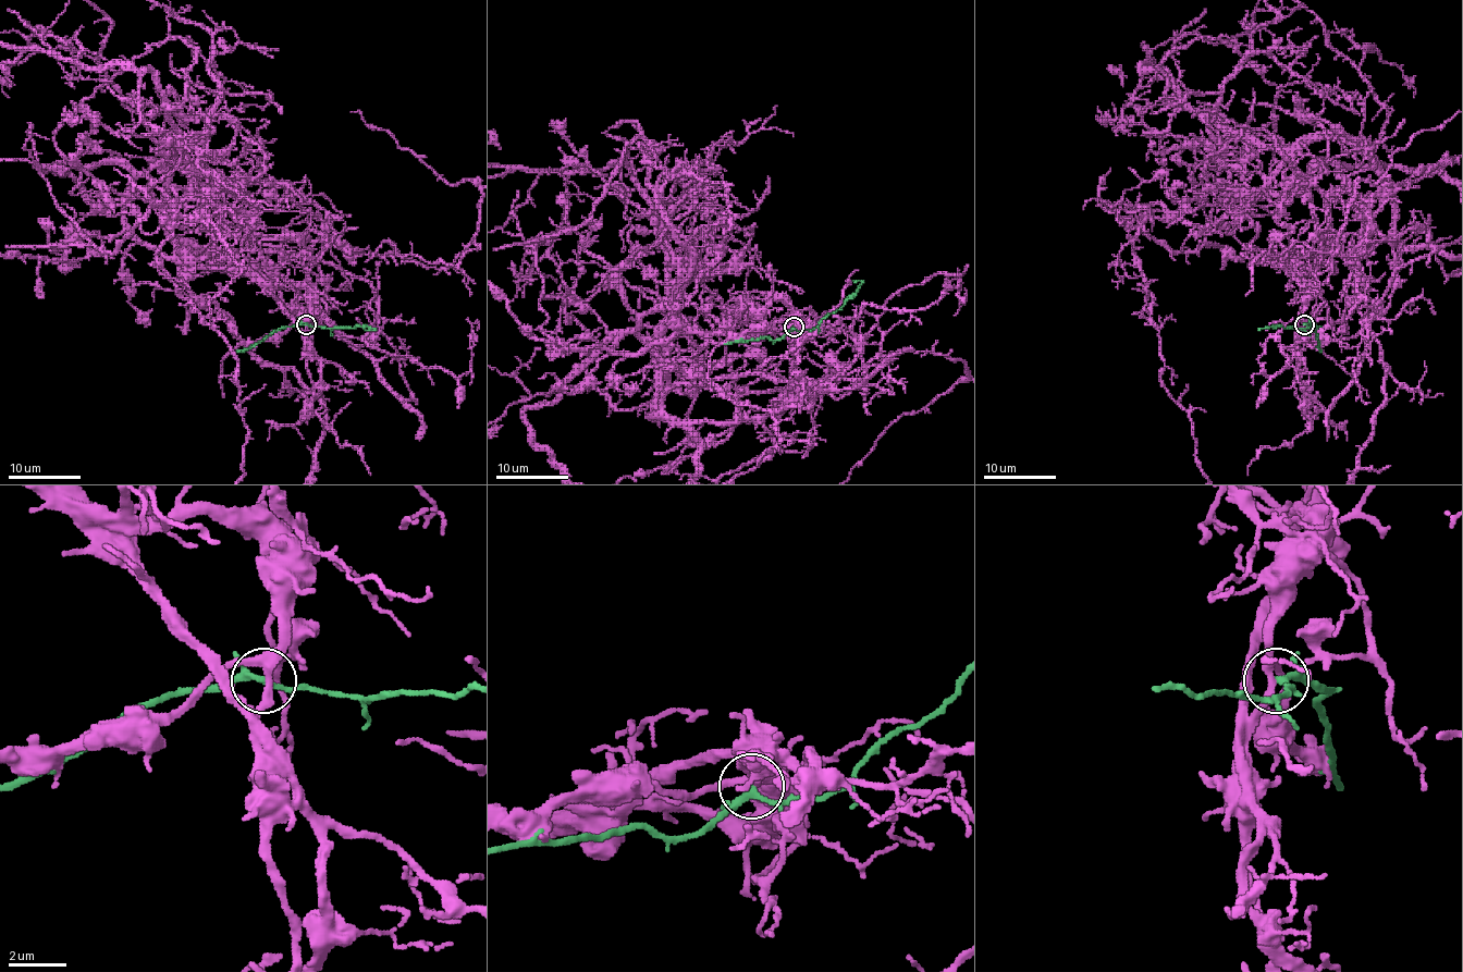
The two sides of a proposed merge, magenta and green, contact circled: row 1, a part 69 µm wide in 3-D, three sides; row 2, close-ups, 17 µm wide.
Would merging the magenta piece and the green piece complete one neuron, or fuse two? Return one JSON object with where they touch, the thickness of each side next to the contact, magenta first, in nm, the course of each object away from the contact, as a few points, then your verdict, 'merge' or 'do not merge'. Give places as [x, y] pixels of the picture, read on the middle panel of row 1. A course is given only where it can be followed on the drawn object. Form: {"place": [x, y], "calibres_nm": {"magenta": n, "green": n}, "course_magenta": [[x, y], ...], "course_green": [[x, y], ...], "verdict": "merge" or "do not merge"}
{"place": [794, 327], "calibres_nm": {"magenta": 240, "green": 170}, "course_magenta": [[795, 328], [611, 371], [760, 409], [813, 402], [764, 353], [701, 369], [680, 322], [666, 356], [666, 320]], "course_green": [[793, 328], [798, 331], [813, 330], [830, 314], [834, 314], [861, 282], [852, 281]], "verdict": "do not merge"}

